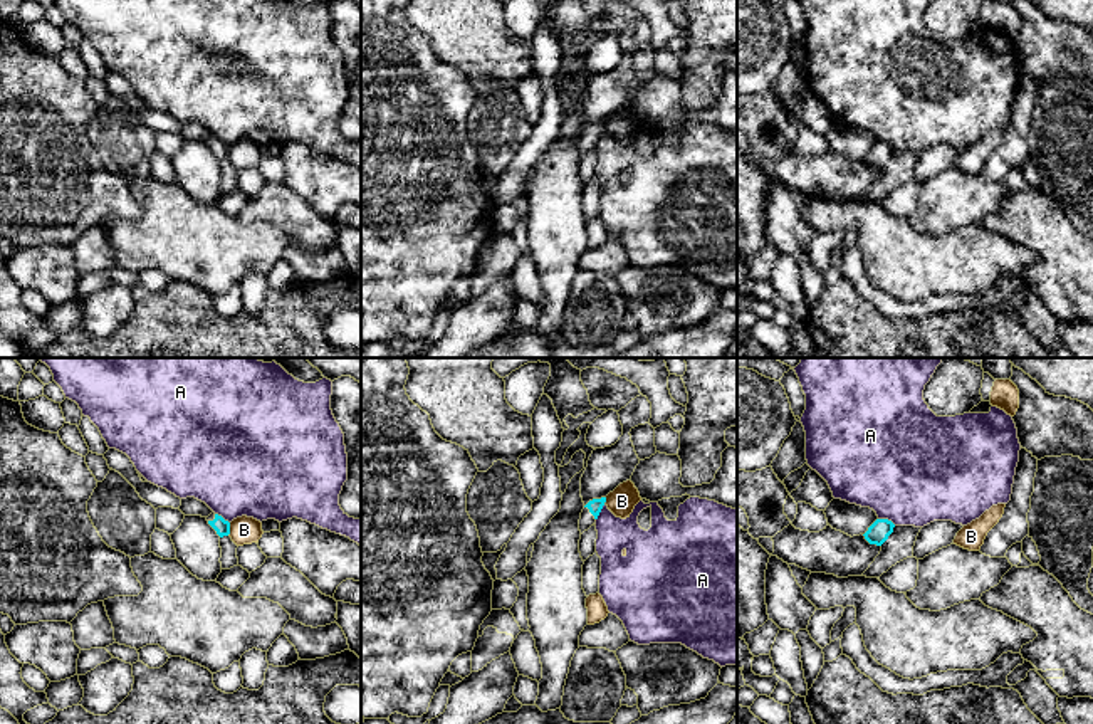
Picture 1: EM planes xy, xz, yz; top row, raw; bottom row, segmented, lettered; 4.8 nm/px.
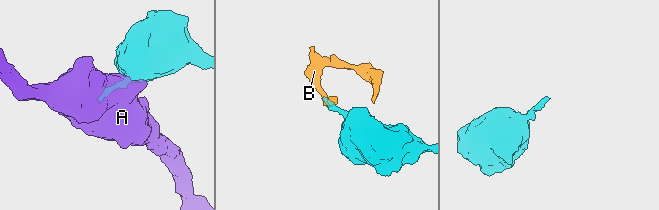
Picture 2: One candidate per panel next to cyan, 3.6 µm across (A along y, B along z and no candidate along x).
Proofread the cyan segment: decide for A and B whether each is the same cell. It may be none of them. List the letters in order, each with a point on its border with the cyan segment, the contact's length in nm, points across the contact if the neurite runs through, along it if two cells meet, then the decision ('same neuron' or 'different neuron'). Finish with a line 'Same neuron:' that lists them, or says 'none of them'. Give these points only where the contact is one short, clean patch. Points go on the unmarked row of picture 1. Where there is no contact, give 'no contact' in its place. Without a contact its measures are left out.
A: xz (600, 135) | 100 nm | along xz (605, 125), (596, 143) | different neuron
B: xy (229, 153) | 70 nm | along xy (230, 146), (227, 158) | different neuron
Same neuron: none of them

